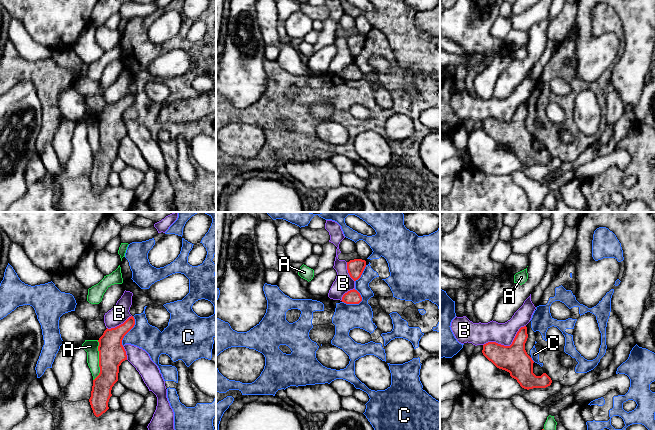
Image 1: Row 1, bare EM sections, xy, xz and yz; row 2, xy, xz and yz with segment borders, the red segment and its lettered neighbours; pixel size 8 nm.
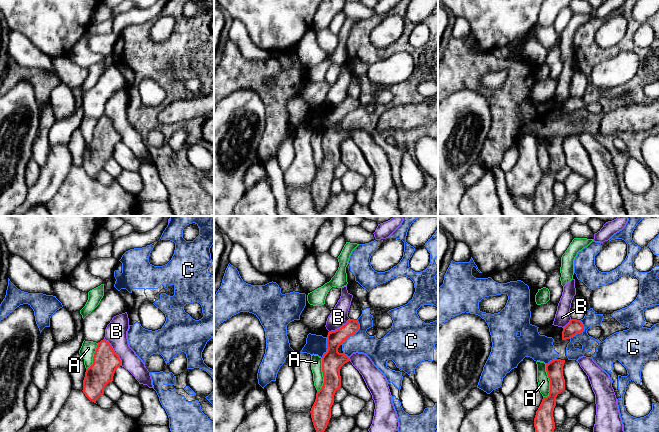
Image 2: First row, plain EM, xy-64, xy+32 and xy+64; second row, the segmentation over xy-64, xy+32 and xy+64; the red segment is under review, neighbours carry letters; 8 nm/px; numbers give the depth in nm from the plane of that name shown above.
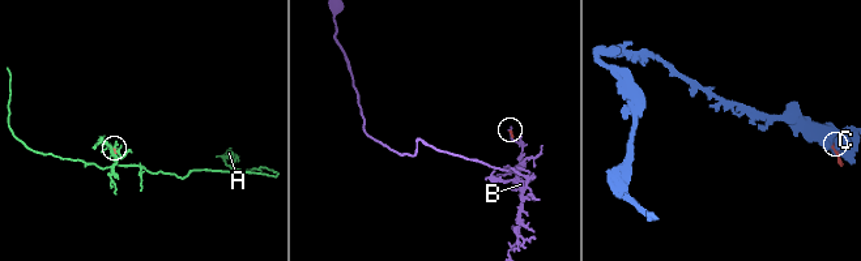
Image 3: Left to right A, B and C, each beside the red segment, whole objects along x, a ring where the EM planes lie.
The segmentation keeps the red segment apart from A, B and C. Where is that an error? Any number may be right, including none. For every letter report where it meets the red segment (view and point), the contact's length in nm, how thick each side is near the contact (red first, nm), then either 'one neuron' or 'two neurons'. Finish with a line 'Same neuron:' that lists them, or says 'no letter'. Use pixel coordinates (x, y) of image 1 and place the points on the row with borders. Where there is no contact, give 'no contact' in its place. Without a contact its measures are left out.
A: meets red in xy at (99, 360); contact 340 nm long; 200 nm thick on the red side, 110 nm on the other; two neurons
B: meets red in yz at (507, 346); contact 380 nm long; 220 nm thick on the red side, 180 nm on the other; two neurons
C: meets red in xz at (353, 303); contact 170 nm long; 110 nm thick on the red side, 220 nm on the other; two neurons
Same neuron: no letter

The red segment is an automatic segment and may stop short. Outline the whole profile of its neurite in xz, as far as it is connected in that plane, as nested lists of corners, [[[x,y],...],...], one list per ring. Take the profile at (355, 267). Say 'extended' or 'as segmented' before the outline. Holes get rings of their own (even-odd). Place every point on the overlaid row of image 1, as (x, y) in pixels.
as segmented | [[[354,259],[347,262],[348,273],[354,281],[361,277],[365,267],[366,261],[362,259]]]

